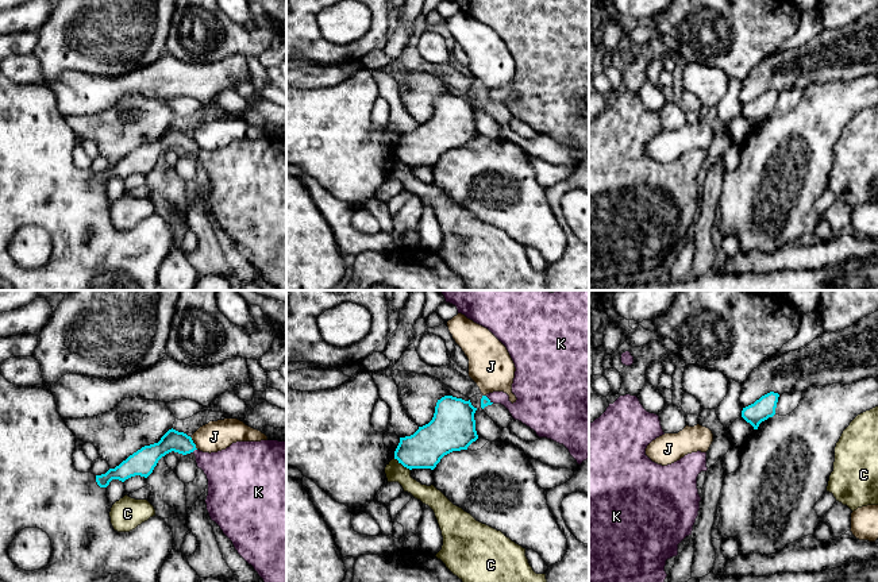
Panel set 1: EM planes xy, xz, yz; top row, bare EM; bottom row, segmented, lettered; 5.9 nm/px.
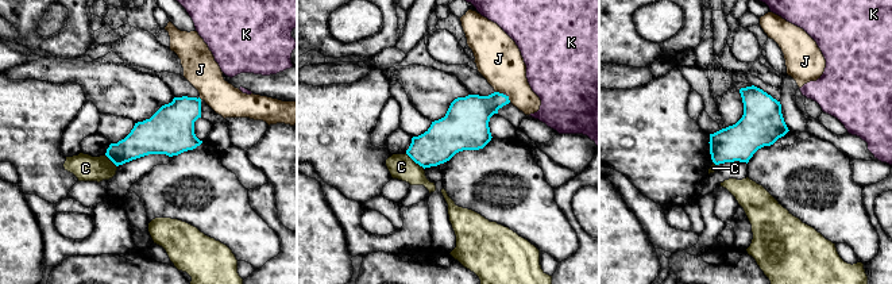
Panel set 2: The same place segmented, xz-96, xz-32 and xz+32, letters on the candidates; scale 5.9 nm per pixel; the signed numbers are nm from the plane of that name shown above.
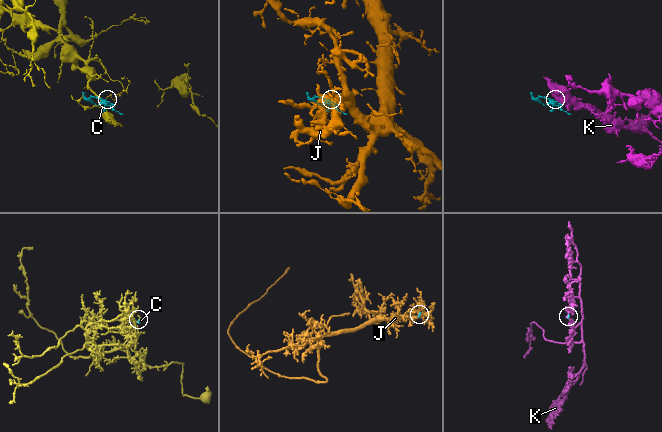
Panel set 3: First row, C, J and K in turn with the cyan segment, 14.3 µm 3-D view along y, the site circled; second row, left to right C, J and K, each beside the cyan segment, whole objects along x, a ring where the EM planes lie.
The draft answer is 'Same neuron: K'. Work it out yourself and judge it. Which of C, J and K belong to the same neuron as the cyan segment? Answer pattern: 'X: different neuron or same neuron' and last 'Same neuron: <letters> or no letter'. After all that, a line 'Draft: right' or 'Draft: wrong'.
C: different neuron
J: different neuron
K: same neuron
Same neuron: K
Draft: right

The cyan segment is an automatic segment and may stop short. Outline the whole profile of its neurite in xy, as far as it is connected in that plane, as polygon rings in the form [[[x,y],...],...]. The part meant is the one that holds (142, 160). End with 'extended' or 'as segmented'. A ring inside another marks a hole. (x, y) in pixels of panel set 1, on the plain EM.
[[[172,126],[158,140],[142,144],[115,166],[96,173],[96,180],[107,185],[112,177],[124,180],[135,173],[147,176],[158,158],[172,149],[196,154],[197,165],[208,177],[205,201],[211,217],[267,284],[277,290],[286,290],[286,139],[236,139],[209,151],[197,147],[190,134]]] | extended

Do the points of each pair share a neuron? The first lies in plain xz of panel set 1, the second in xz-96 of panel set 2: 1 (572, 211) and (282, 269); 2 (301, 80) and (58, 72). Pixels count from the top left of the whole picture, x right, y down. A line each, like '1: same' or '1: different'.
1: different
2: same

